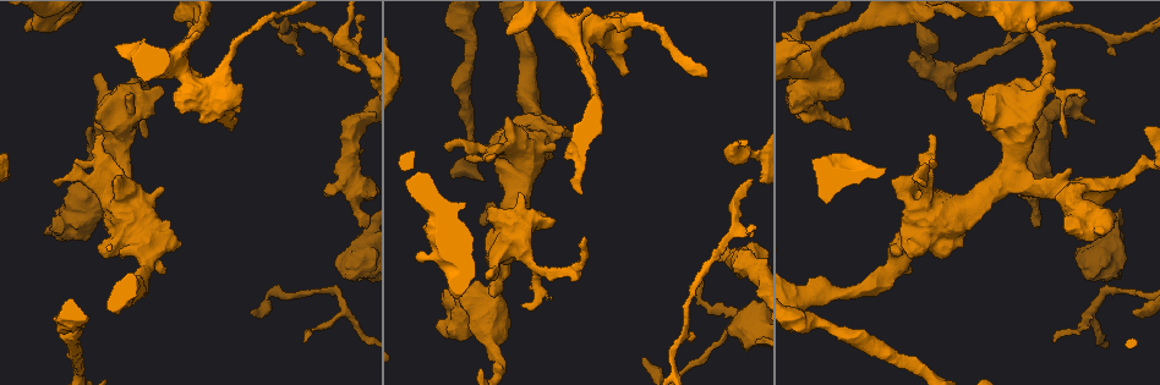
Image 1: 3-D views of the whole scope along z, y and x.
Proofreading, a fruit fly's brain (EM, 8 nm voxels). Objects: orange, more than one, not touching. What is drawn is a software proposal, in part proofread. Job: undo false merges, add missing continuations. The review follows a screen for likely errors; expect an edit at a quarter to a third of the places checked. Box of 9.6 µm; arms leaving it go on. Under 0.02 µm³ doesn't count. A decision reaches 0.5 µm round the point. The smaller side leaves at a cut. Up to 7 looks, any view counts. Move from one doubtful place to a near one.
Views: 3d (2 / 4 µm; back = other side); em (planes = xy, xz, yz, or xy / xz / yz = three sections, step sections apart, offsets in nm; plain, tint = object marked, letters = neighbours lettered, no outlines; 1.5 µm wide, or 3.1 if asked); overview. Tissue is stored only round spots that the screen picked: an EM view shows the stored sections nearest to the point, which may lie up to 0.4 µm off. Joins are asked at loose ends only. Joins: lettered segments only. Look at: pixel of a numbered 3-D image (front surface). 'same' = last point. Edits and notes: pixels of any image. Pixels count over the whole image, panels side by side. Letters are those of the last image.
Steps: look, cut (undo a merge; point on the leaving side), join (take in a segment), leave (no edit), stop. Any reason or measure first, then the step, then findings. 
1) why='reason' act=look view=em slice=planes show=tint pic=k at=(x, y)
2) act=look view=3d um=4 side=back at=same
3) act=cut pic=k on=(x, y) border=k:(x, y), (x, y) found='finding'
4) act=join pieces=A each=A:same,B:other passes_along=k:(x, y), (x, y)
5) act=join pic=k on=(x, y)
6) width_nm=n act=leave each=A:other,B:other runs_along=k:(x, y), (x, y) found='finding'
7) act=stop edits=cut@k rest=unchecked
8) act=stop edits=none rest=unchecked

why='branch stops here' act=look view=em slice=yz step=8 show=tint pic=1 at=(481, 371)

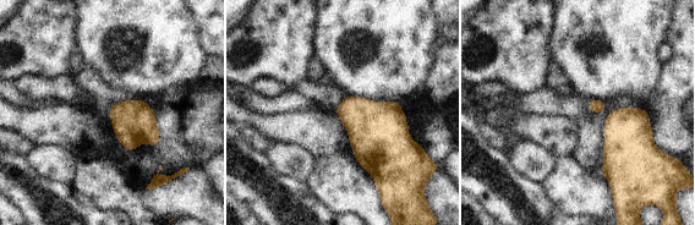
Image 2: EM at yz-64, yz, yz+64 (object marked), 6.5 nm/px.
why='cut it another way' act=look view=em slice=planes show=letters at=same

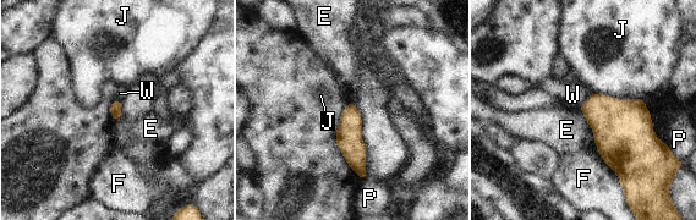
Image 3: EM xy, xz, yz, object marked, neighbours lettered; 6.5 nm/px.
act=leave each=E:other,F:other,J:other,P:other,W:other runs_along=3:(350, 105), (350, 144), (362, 175) found='none of them fits'

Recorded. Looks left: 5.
why='free end' act=look view=em slice=xz step=4 show=tint pic=1 at=(253, 312)

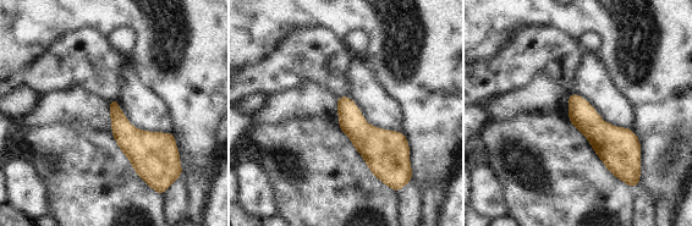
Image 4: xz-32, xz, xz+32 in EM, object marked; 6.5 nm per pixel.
why='cut it another way' act=look view=em slice=planes show=tint at=same

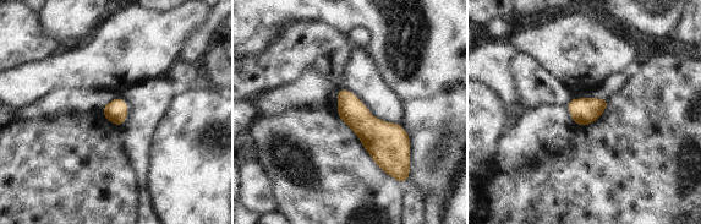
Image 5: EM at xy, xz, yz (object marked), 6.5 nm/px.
why='see the neighbours' act=look view=em slice=planes show=letters at=same

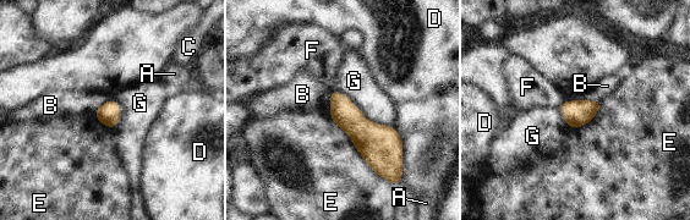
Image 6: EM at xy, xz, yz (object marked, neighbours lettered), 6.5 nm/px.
act=leave each=A:other,B:other,C:other,D:other,E:other,F:other,G:other border=6:(565, 99), (600, 102) found='none of them fits'

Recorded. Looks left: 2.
why='narrows sharply' act=look view=em slice=yz step=8 show=tint pic=1 at=(752, 155)

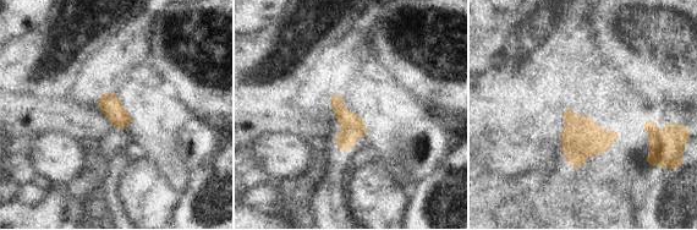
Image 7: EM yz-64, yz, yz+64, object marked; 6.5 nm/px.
act=look view=em slice=planes show=letters at=same

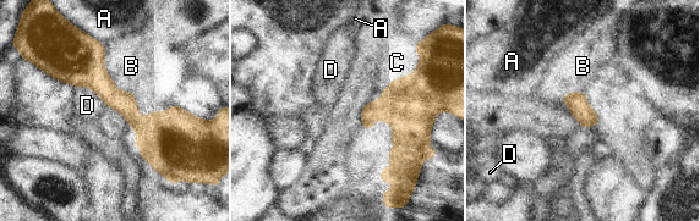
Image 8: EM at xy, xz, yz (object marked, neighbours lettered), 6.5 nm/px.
longest_contact=B:380nm act=leave each=A:other,B:other,C:other,D:other border=8:(103, 44), (111, 81), (134, 92) found='continuous, no second neuron'

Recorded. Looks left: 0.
act=stop edits=none rest=unchecked

